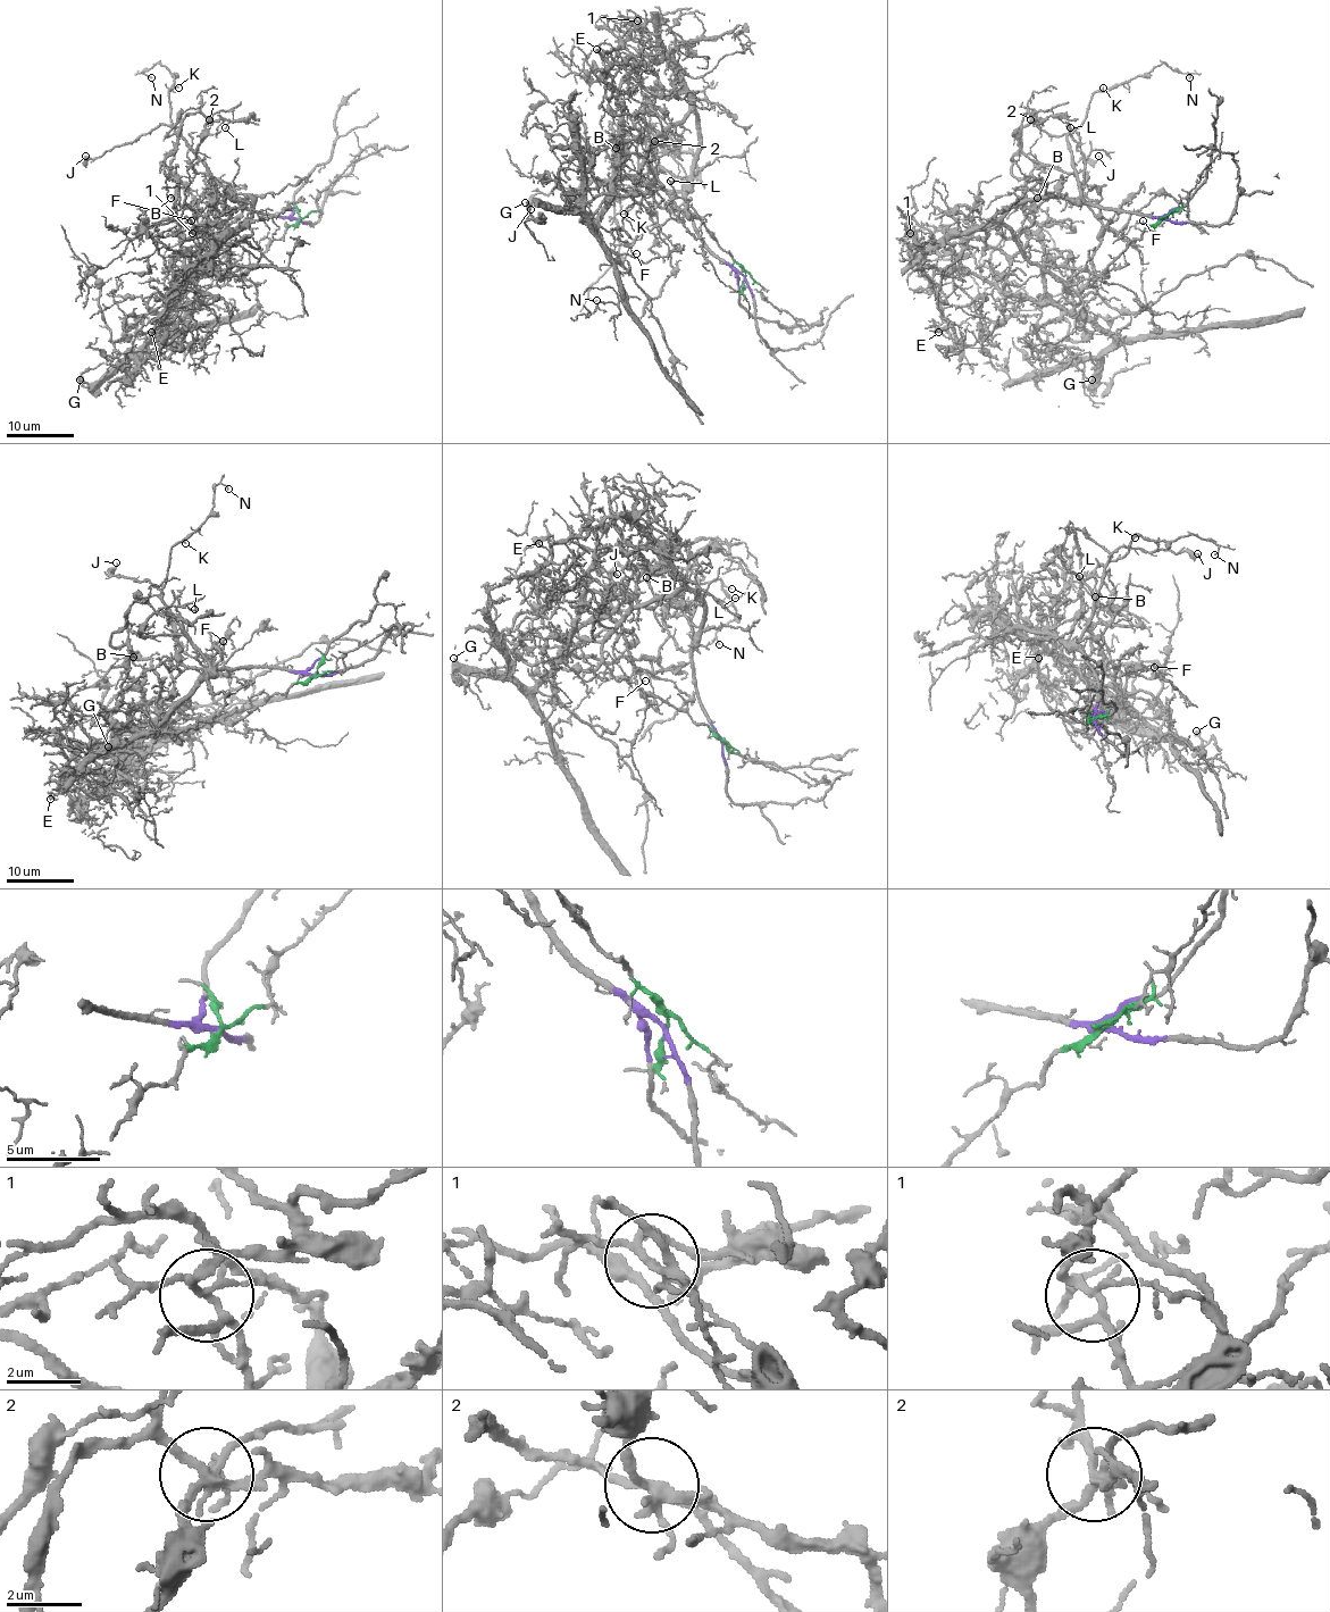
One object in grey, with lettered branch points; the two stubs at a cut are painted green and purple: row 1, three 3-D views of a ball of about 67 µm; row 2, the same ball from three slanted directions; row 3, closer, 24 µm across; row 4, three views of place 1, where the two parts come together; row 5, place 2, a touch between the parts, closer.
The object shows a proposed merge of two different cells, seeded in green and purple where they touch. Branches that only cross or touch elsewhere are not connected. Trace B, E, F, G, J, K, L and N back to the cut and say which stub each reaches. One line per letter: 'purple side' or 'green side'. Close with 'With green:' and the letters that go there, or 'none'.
B: green side
E: green side
F: purple side
G: green side
J: purple side
K: purple side
L: purple side
N: purple side
With green: B, E, G

